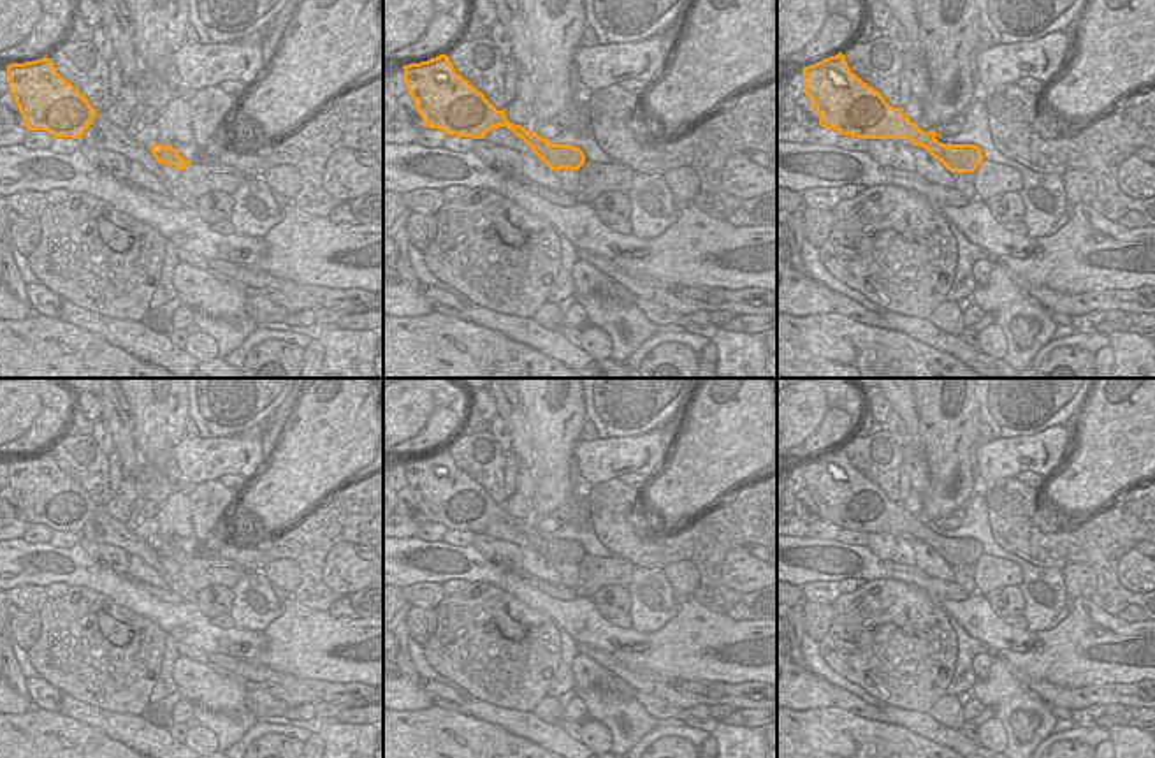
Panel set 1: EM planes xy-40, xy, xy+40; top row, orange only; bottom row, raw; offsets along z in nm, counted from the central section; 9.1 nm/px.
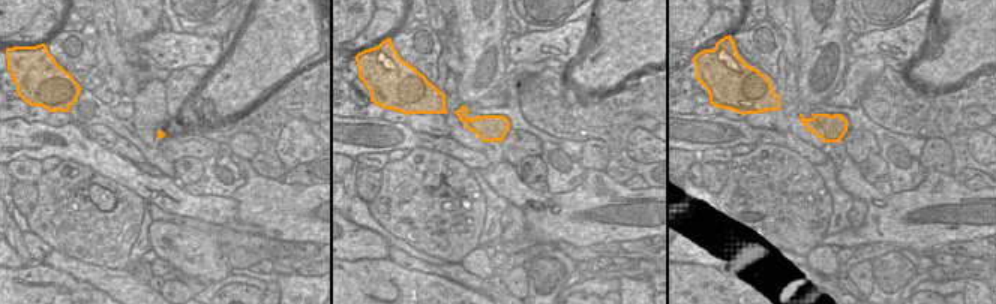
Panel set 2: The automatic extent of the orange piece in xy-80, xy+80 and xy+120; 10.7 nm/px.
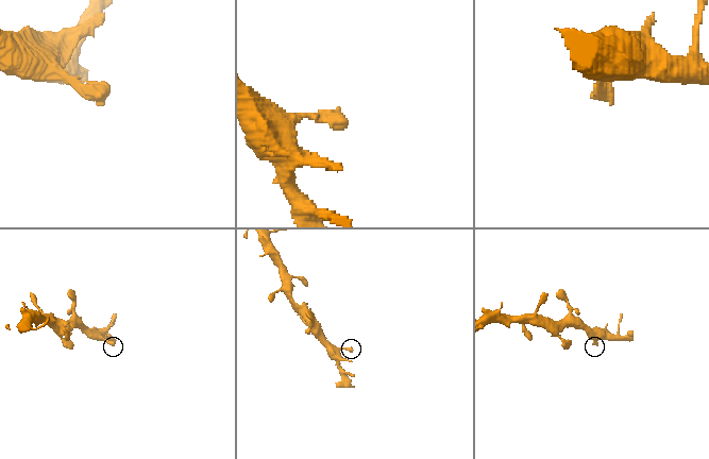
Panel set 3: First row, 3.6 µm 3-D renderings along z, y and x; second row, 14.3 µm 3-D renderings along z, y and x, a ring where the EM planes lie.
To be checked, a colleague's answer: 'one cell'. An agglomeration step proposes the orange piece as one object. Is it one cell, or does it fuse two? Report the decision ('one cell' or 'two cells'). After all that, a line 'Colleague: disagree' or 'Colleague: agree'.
one cell
Colleague: agree

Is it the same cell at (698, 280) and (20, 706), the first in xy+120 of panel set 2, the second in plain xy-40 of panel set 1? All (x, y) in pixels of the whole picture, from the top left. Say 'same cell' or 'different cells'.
different cells

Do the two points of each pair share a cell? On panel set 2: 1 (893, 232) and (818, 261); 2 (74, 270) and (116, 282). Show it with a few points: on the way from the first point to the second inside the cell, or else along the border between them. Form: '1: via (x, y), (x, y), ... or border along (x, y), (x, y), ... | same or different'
1: border along (813, 247), (821, 250) | different
2: via (84, 271), (105, 279) | same

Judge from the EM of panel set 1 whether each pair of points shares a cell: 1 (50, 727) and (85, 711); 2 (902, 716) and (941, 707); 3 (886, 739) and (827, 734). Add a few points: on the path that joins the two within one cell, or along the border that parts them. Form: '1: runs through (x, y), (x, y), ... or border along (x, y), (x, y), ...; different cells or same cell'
1: border along (60, 711), (83, 723), (95, 725), (108, 737); different cells
2: border along (927, 713), (958, 730); different cells
3: runs through (872, 739), (841, 737); same cell

